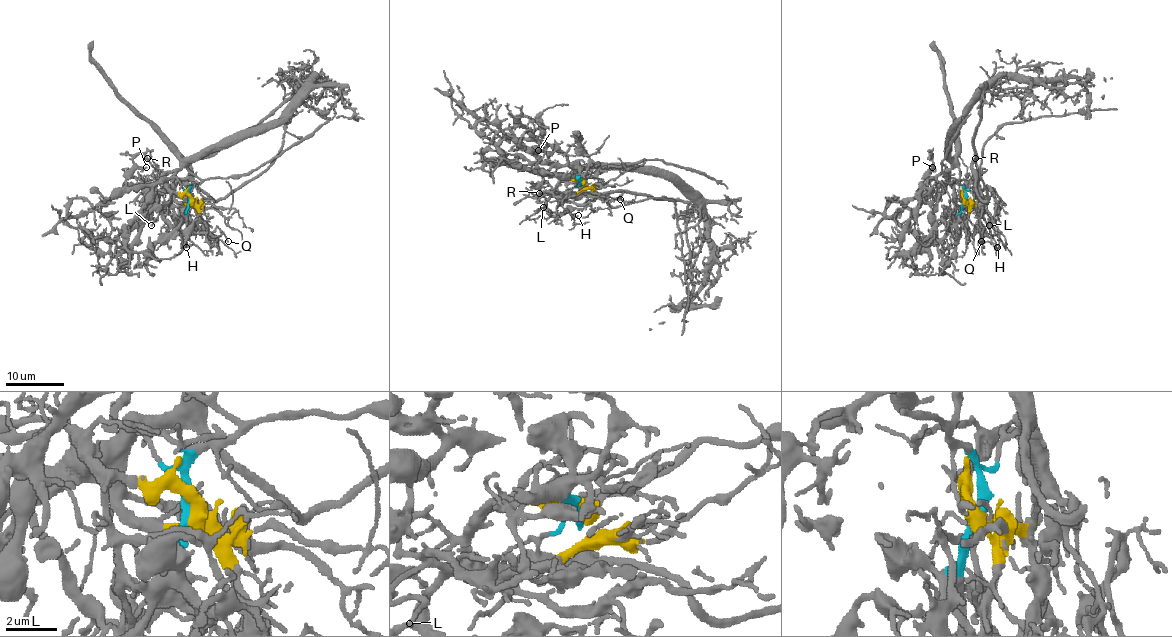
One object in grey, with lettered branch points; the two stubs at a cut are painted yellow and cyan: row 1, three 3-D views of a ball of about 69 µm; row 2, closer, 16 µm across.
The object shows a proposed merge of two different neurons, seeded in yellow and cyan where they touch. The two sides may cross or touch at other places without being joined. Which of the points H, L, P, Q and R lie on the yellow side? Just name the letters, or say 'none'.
H, L, Q, R

